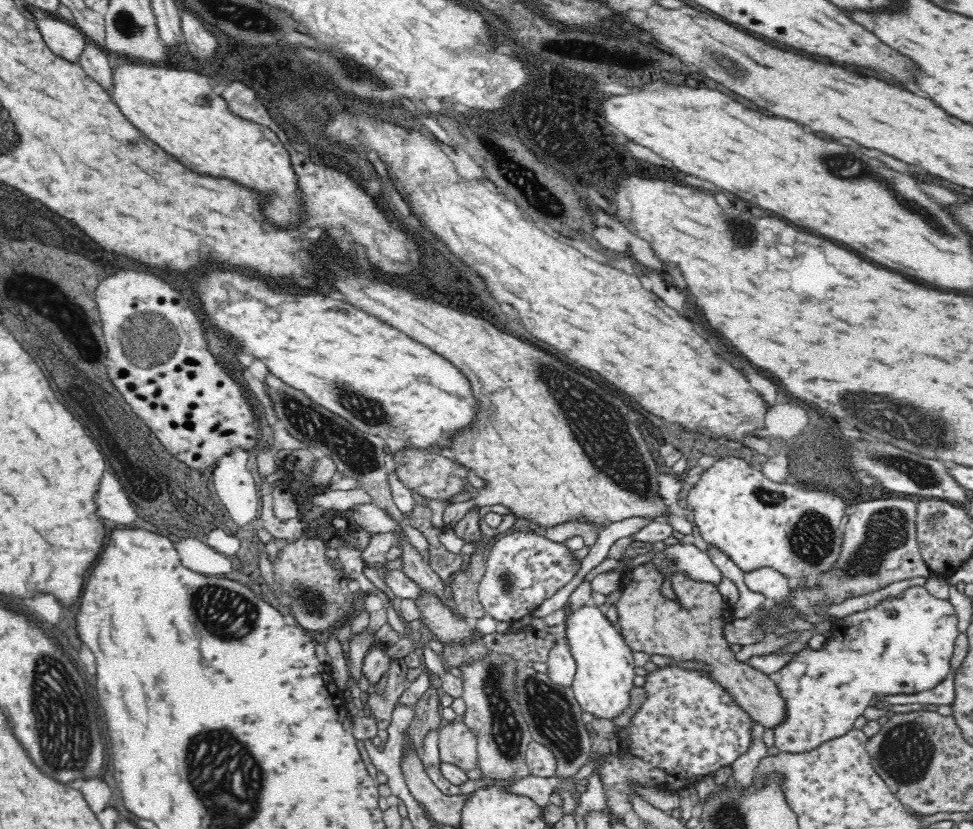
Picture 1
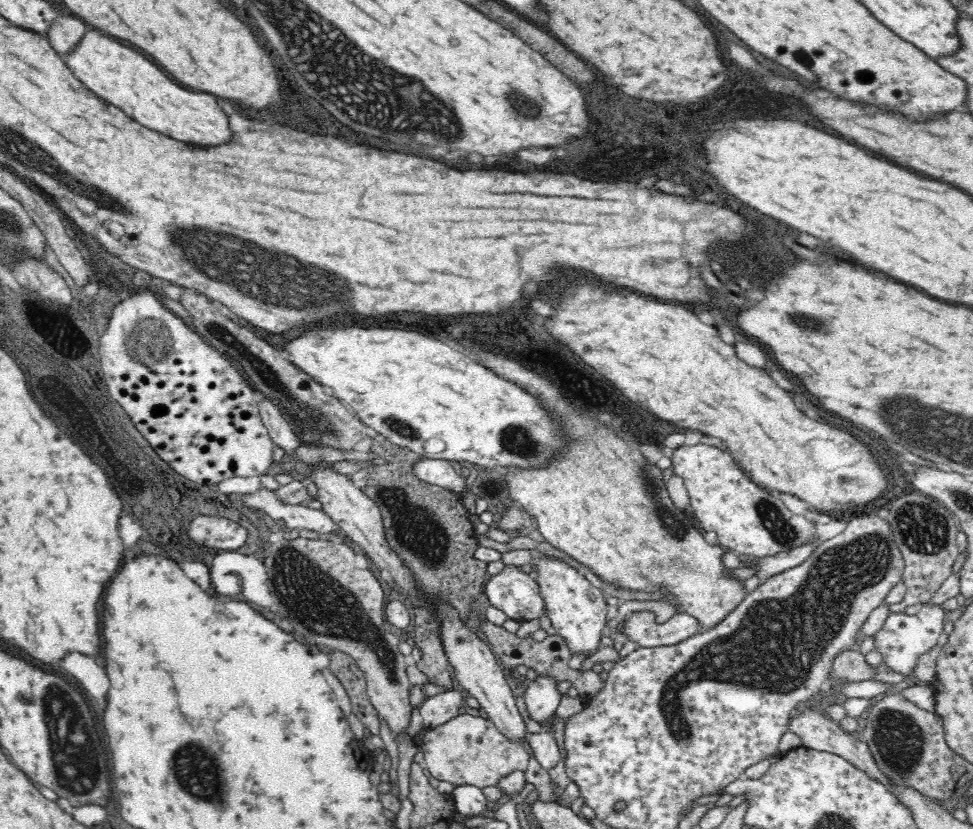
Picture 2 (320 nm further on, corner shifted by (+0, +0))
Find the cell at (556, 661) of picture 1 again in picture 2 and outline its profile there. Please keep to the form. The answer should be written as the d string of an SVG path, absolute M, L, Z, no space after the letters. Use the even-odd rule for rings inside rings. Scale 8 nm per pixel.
M538 676L528 684L522 696L529 718L544 723L555 714L563 696L558 691L556 683L552 677Z

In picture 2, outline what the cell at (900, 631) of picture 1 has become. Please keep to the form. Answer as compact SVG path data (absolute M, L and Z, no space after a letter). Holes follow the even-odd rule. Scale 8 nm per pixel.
M922 604L916 615L890 613L882 628L875 634L875 648L878 648L878 652L884 656L883 662L892 666L894 672L912 676L912 668L916 666L918 656L936 646L940 634L944 632L942 622L944 622L944 610L938 606Z

